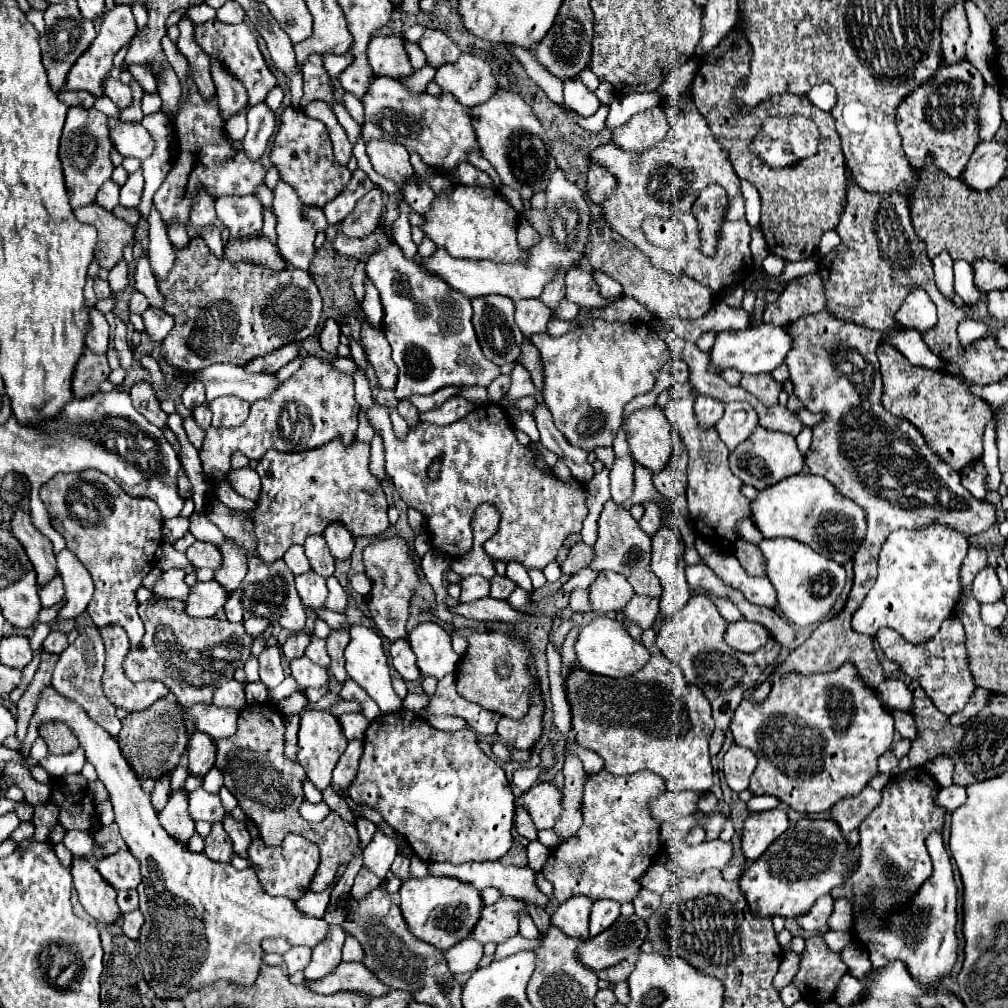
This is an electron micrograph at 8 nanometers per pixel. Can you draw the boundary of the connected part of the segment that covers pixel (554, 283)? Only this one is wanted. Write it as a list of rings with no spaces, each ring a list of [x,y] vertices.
[[[557,272],[557,276],[543,288],[541,292],[541,300],[543,304],[547,304],[551,310],[557,308],[557,302],[565,296],[565,272]]]

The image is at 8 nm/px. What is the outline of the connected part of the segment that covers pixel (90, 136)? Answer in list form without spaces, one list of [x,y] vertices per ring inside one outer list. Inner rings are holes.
[[[71,106],[67,112],[63,136],[61,136],[61,164],[65,174],[65,186],[71,198],[73,210],[87,206],[95,202],[95,194],[101,188],[103,182],[107,182],[113,174],[113,162],[111,162],[111,138],[109,138],[109,126],[107,116],[99,112],[97,108],[83,108],[83,106]]]

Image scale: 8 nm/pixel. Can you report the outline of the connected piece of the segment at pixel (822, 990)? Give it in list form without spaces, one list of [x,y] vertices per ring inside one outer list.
[[[813,936],[807,940],[801,954],[801,968],[793,982],[801,990],[803,1000],[817,1006],[823,1000],[833,998],[835,986],[845,972],[847,966],[843,964],[841,956],[827,948],[823,936]]]

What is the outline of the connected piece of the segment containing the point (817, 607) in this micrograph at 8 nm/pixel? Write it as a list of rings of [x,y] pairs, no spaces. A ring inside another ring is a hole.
[[[793,538],[763,540],[759,542],[759,548],[767,558],[767,578],[777,590],[779,610],[789,618],[789,622],[797,626],[821,624],[821,620],[827,618],[827,614],[843,592],[847,578],[845,568]]]

